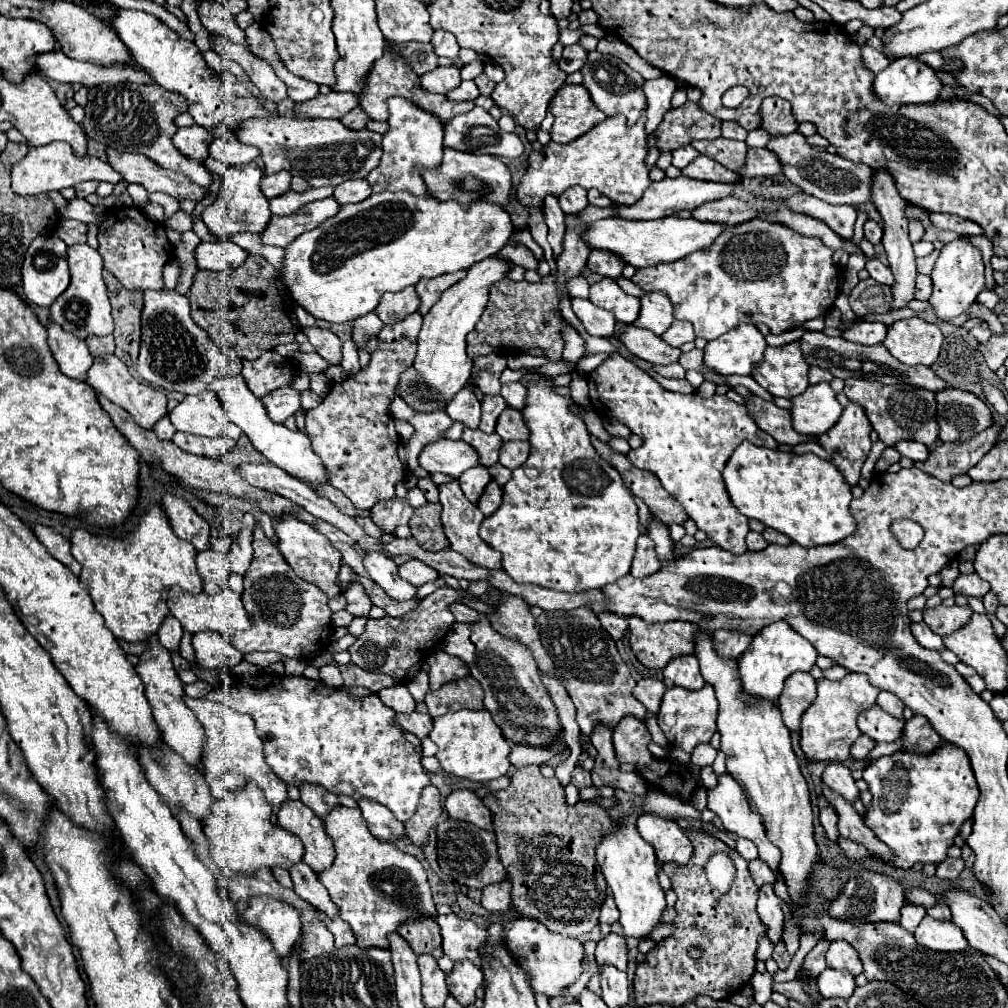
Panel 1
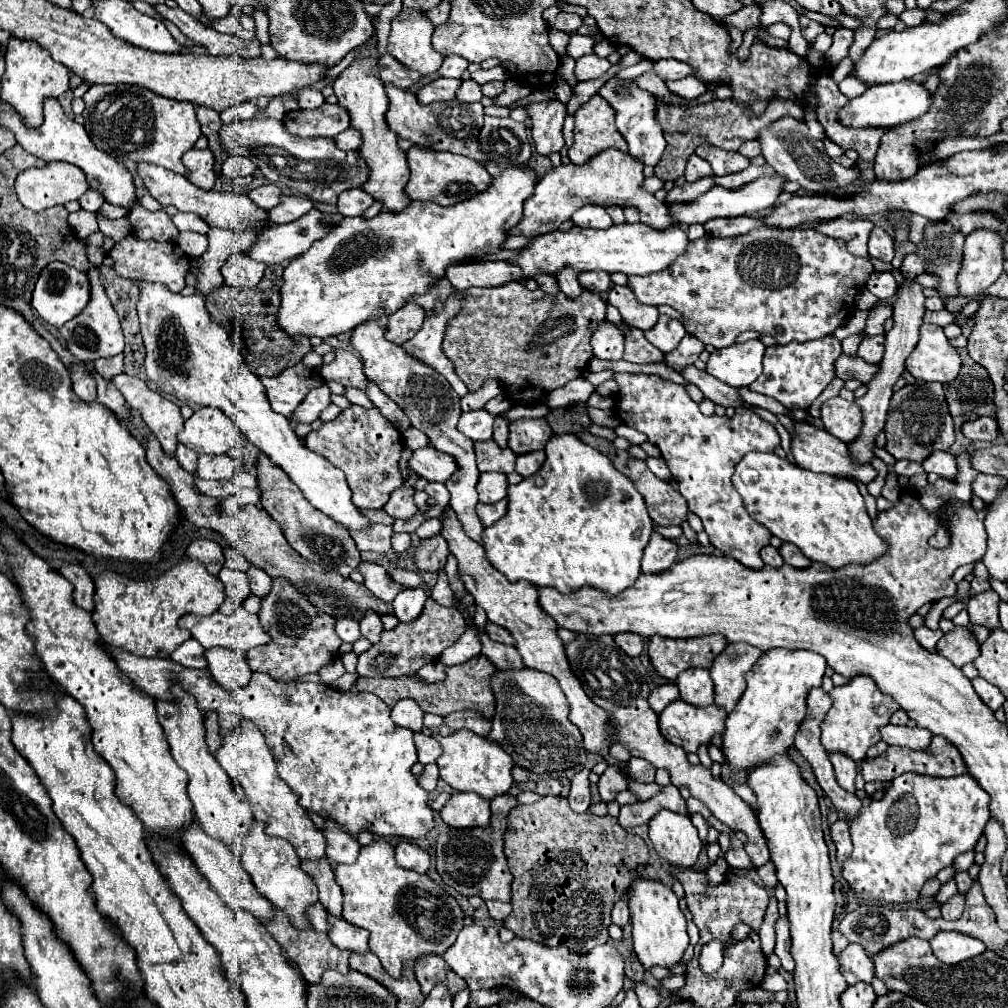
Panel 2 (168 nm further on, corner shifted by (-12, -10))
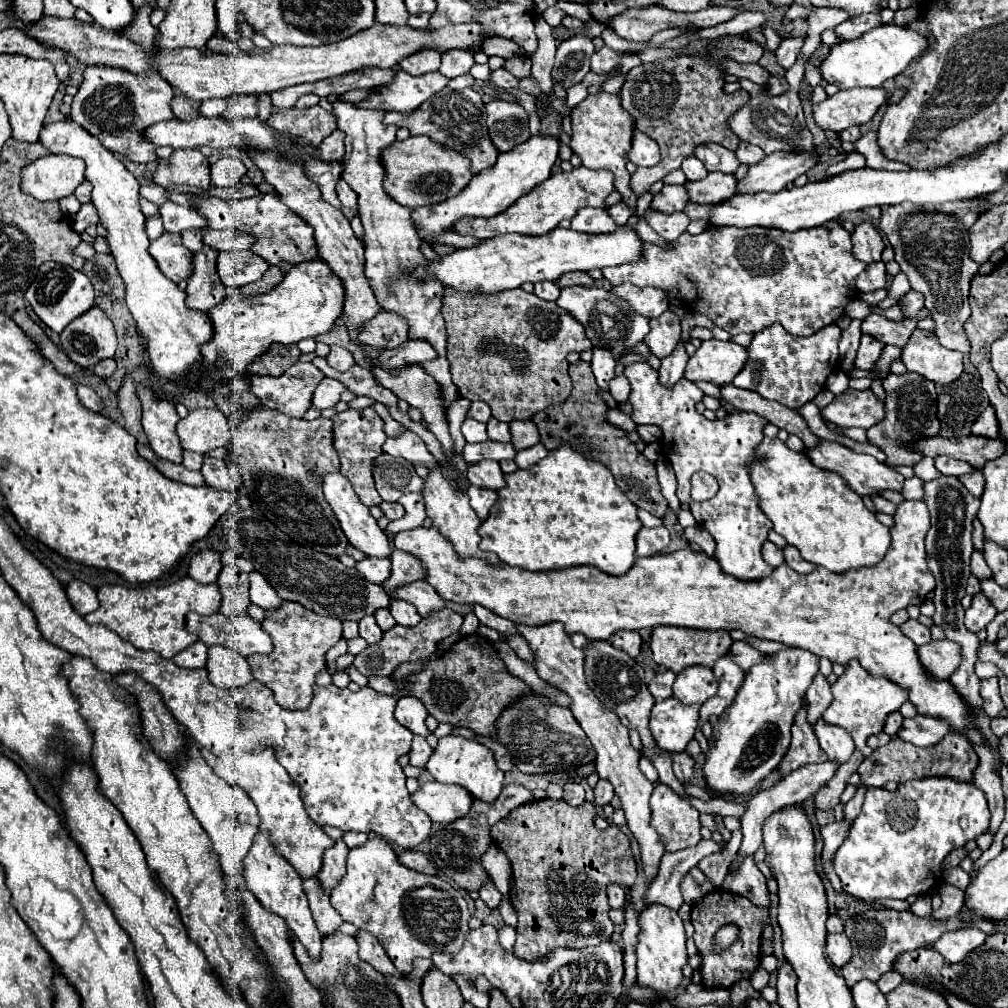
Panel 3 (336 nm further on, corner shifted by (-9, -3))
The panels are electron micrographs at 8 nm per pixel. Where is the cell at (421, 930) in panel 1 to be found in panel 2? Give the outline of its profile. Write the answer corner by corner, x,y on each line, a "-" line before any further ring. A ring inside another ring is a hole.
429,955
429,959
419,959
415,963
415,977
421,985
423,997
427,997
437,983
445,985
449,989
451,997
455,997
459,991
465,989
465,981
459,975
453,975
453,971
449,971
449,967
445,967
443,957
439,957
439,955

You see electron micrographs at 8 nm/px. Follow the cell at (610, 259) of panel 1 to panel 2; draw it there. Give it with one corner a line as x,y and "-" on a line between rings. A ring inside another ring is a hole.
589,271
589,273
585,273
585,275
579,275
577,279
579,279
579,285
581,285
583,289
589,289
589,291
599,291
599,293
609,291
609,285
611,285
609,275
605,275
603,271
597,271
597,273

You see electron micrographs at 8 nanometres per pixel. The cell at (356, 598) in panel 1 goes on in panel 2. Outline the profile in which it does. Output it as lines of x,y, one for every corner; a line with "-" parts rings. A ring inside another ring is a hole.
365,613
365,617
361,619
361,633
365,639
369,639
371,643
379,643
379,637
381,637
381,631
383,631
383,623
379,619
377,613

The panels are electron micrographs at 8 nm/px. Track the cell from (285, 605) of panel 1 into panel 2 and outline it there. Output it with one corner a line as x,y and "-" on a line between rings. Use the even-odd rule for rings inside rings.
277,579
271,593
261,601
259,619
263,629
271,635
271,643
247,651
247,663
251,671
265,673
281,683
293,683
297,677
317,673
337,657
337,649
343,643
335,633
335,619
331,615
321,615
317,607
307,603
303,595
297,595
297,591
293,591
283,579

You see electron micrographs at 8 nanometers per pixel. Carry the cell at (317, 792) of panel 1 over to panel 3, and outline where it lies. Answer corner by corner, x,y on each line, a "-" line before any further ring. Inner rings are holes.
336,840
332,848
326,848
322,856
322,868
318,872
318,880
324,886
324,890
332,890
334,884
346,874
346,856
350,848
344,844
344,840

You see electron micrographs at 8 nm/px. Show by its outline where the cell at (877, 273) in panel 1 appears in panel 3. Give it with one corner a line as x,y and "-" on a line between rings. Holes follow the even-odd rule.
880,260
880,262
874,262
870,264
856,280
856,288
860,292
874,292
878,288
886,288
886,264

